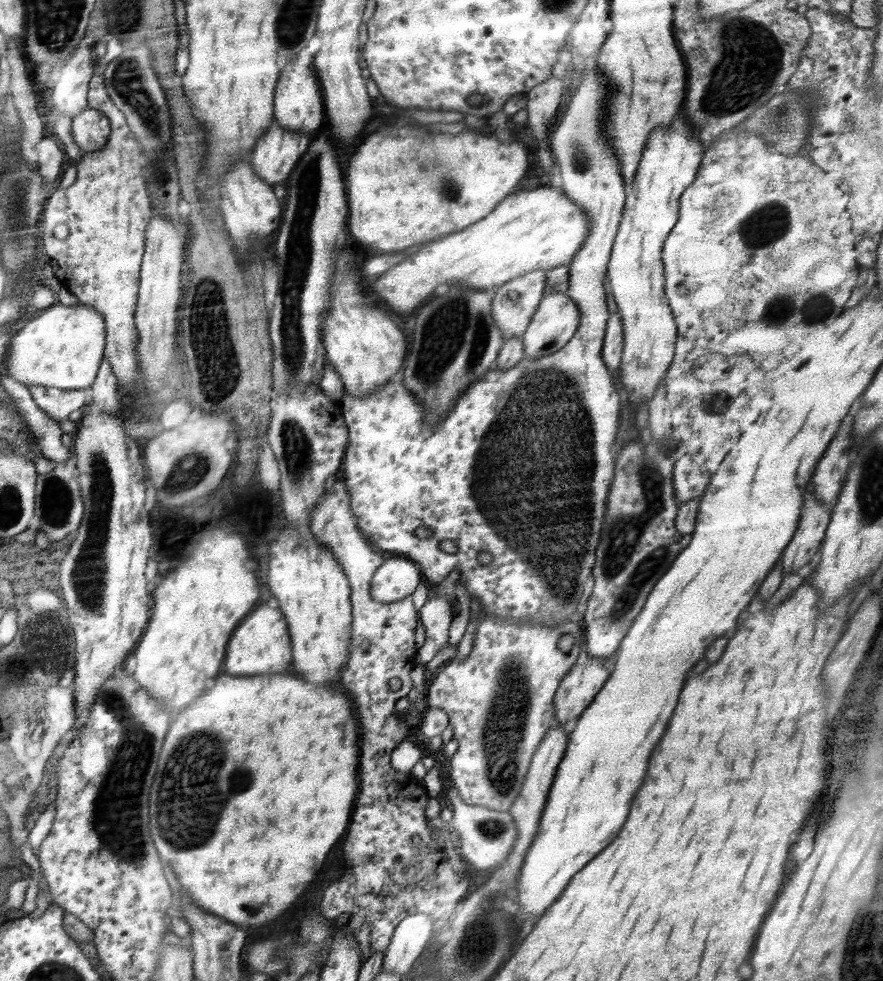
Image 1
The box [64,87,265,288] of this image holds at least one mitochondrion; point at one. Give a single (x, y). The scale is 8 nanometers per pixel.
(163, 168)

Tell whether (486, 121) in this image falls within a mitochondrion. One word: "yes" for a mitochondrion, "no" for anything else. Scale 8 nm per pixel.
no

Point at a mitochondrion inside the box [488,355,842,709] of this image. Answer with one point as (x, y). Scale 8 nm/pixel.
(622, 535)

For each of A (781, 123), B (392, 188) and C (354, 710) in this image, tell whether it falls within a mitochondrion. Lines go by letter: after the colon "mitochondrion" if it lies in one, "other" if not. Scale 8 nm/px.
A: mitochondrion
B: other
C: other

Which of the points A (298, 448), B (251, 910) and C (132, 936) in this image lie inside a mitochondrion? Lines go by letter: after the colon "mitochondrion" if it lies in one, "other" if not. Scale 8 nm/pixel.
A: mitochondrion
B: other
C: other

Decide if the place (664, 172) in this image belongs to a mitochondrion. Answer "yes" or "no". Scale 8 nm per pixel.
no

